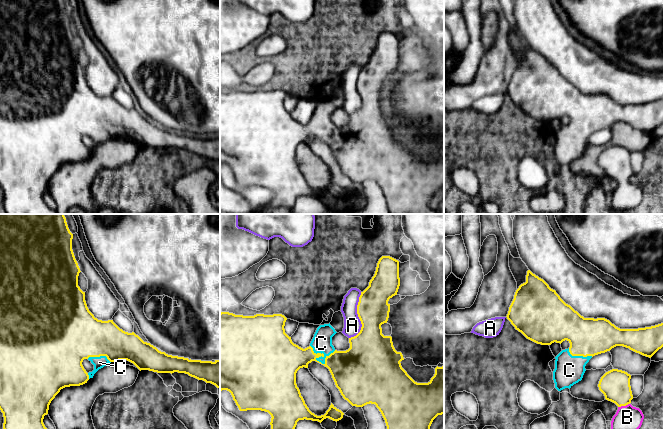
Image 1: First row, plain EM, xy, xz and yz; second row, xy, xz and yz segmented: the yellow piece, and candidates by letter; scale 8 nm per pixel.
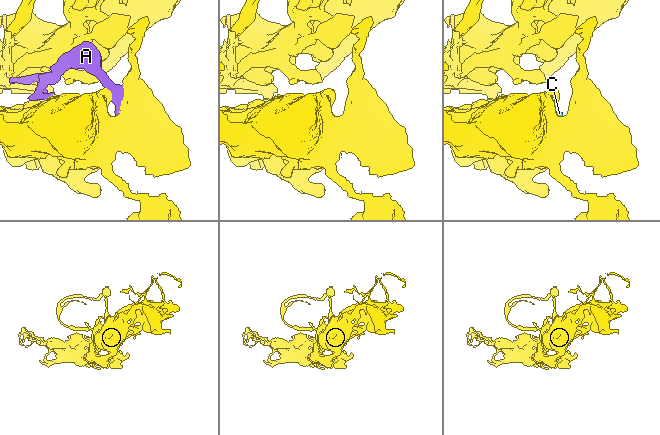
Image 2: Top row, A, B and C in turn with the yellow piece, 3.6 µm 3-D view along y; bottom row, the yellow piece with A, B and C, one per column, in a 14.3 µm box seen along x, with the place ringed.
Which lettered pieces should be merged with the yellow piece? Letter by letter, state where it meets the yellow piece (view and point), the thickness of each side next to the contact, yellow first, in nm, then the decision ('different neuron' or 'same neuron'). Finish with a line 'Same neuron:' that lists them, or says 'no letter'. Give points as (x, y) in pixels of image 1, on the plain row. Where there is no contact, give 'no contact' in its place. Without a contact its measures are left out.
A: meets yellow in xz at (358, 92); 280 nm thick on the yellow side, 140 nm on the other; different neuron
B: meets yellow in yz at (623, 181); 240 nm thick on the yellow side, 220 nm on the other; same neuron
C: meets yellow in xz at (322, 129); 300 nm thick on the yellow side, 160 nm on the other; same neuron
Same neuron: B, C

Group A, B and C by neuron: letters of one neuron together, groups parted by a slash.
A / B C

